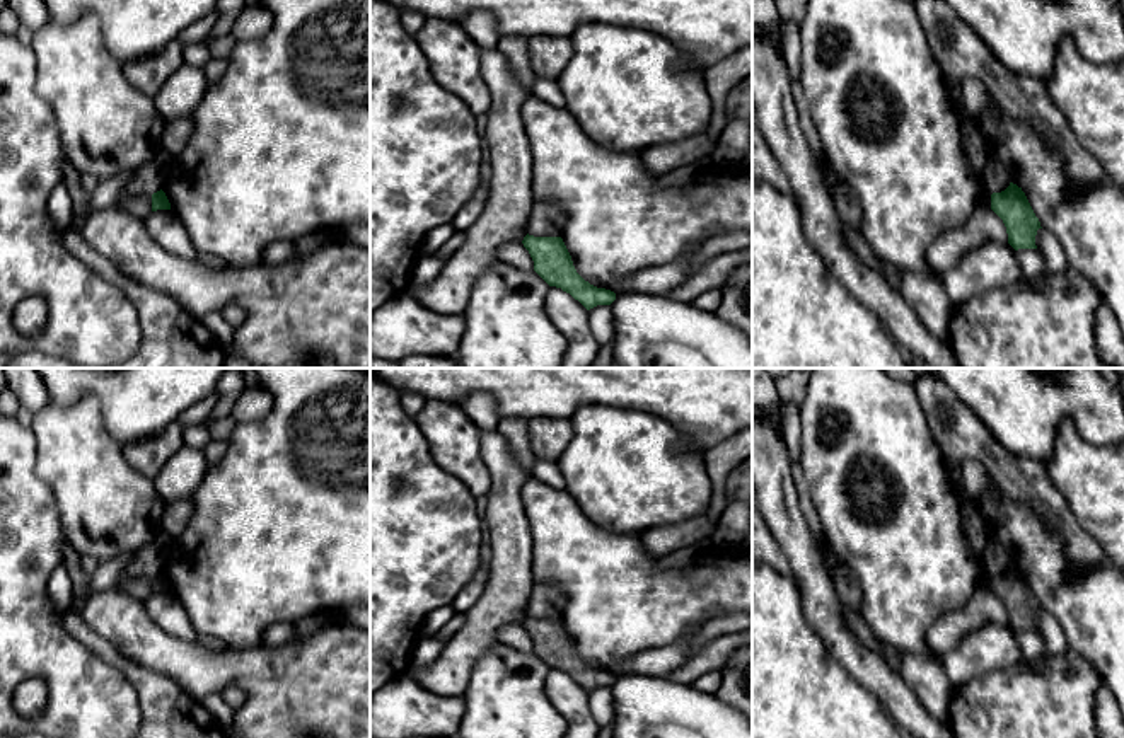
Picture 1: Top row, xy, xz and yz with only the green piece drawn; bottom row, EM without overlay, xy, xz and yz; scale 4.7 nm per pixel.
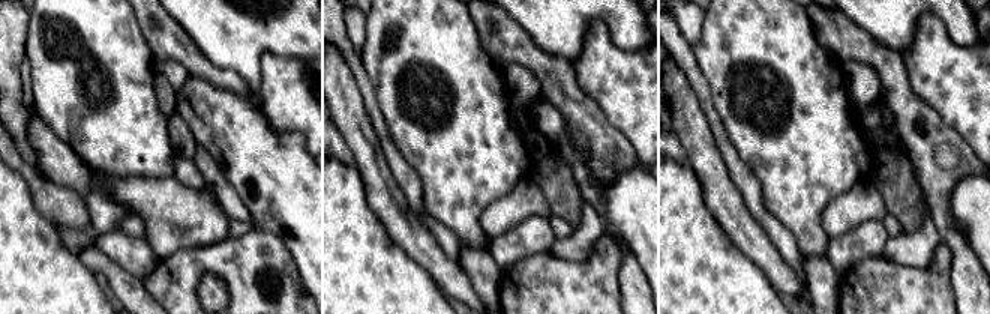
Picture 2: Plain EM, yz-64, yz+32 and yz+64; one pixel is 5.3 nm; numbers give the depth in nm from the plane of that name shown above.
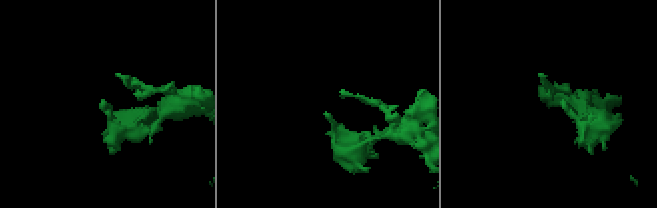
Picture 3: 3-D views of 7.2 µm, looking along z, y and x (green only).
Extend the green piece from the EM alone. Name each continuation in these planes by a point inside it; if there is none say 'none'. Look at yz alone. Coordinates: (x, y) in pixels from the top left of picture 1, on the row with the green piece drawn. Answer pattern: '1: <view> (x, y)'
none

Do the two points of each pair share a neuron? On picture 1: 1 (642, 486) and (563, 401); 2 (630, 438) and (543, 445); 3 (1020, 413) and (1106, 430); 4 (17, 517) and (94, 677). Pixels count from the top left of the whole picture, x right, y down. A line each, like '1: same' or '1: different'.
1: different
2: different
3: same
4: same

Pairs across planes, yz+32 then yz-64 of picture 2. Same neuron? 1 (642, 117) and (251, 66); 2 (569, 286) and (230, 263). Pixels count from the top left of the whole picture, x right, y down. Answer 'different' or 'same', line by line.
1: different
2: same

